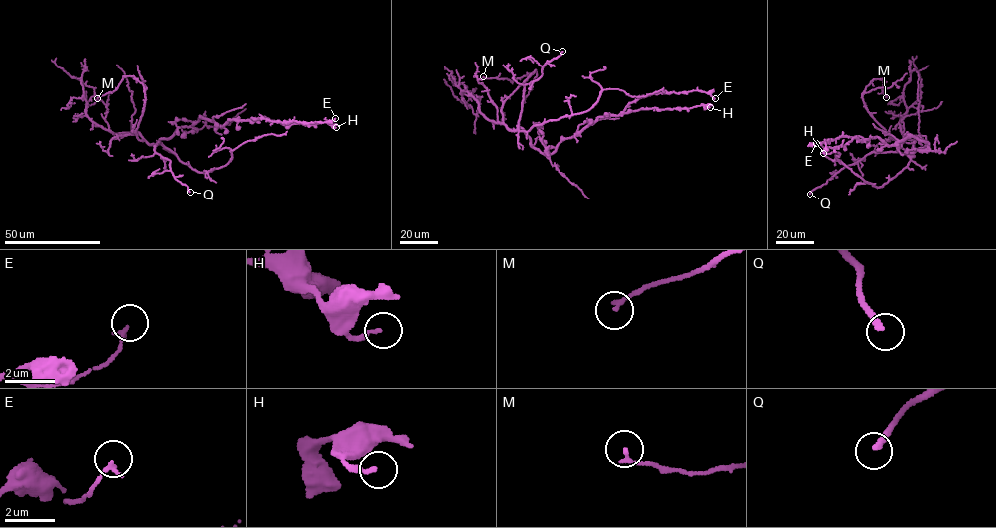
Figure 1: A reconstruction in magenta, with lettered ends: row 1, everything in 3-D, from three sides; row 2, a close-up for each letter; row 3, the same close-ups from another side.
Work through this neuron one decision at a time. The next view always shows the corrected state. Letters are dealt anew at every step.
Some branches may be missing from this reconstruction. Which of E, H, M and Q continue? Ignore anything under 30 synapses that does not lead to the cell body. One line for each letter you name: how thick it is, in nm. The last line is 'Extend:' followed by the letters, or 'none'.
Q: Thickness 240 nm
Extend: Q

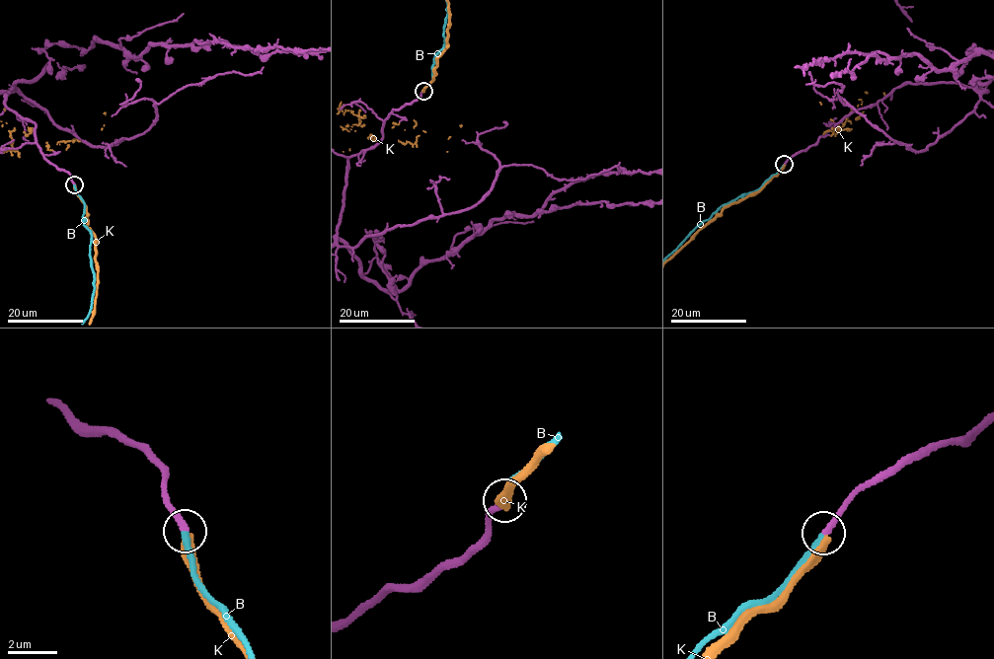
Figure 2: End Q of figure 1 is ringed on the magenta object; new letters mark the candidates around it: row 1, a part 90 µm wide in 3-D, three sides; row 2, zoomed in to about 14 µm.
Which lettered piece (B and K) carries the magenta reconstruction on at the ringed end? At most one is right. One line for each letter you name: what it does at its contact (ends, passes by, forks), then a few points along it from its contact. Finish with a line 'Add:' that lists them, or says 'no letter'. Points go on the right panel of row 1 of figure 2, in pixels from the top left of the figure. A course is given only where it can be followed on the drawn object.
B: it ends there
Add: B

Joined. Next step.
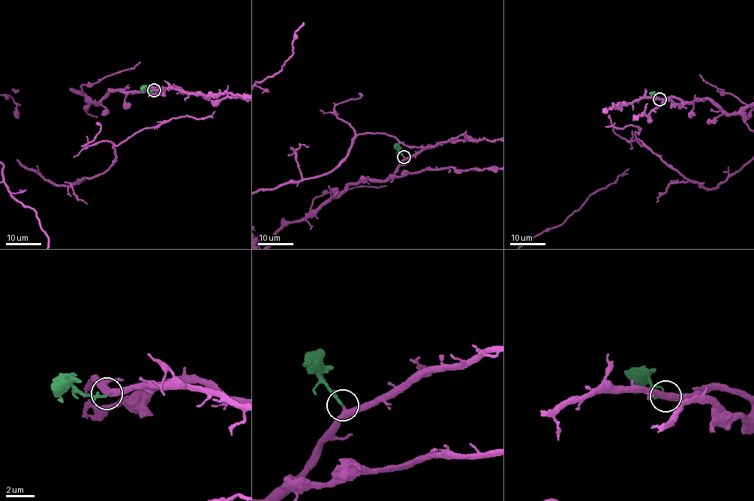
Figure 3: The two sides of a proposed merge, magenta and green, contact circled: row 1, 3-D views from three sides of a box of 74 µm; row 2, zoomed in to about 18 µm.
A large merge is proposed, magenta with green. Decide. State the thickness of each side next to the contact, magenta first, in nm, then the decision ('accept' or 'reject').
360/190 nm | accept

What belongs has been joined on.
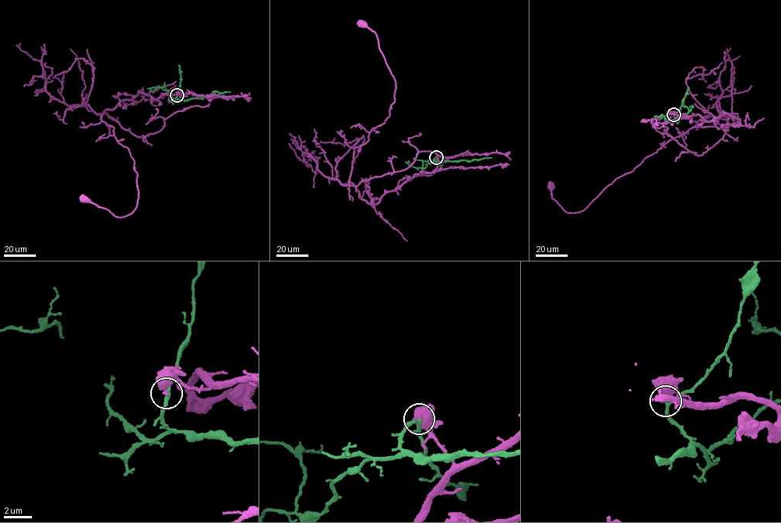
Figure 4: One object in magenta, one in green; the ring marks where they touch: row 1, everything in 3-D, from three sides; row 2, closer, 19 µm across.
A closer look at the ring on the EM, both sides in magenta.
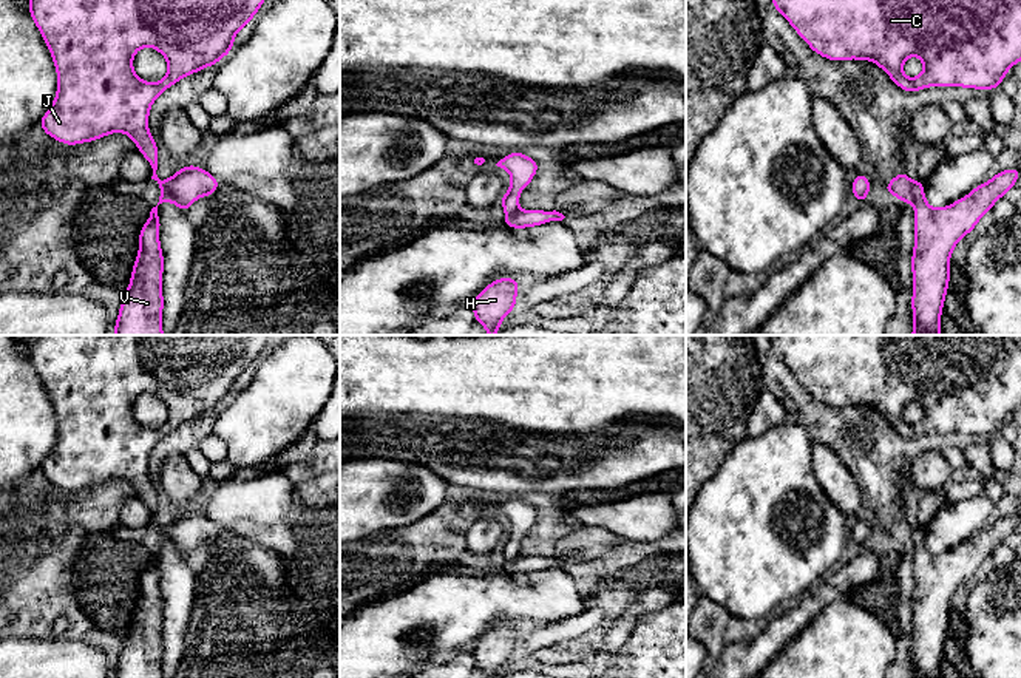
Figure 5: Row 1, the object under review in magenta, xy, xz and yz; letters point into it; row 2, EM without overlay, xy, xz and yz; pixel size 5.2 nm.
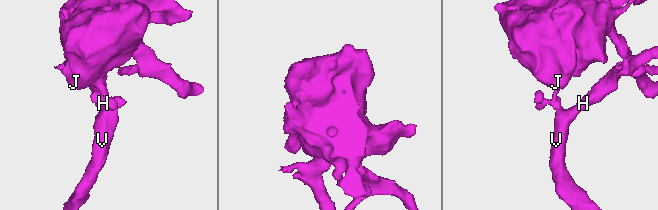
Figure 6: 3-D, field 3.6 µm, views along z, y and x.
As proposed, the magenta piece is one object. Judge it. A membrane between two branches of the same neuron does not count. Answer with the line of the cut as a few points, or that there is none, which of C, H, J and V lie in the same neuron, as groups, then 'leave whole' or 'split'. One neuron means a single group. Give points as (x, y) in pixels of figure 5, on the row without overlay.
yz (912, 527), (913, 549) | C J / H V | split

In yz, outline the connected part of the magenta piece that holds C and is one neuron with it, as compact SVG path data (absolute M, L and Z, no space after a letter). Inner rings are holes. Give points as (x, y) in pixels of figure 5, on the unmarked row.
M769 335L769 338L775 357L789 368L816 400L834 408L850 405L874 408L907 439L916 439L930 432L996 436L1001 432L1007 417L1021 408L1021 335ZM911 402L918 402L924 409L924 417L916 425L907 423L902 417L904 408Z

